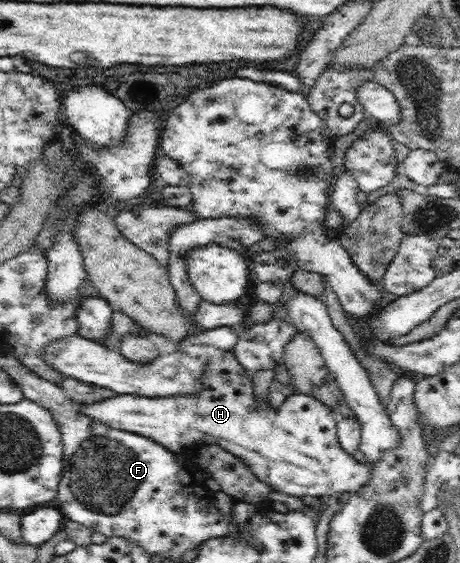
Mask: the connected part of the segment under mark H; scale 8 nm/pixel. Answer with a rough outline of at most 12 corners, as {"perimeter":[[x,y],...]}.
{"perimeter":[[232,350],[192,394],[80,411],[176,453],[208,443],[290,496],[352,495],[372,464],[294,392],[258,410]]}

